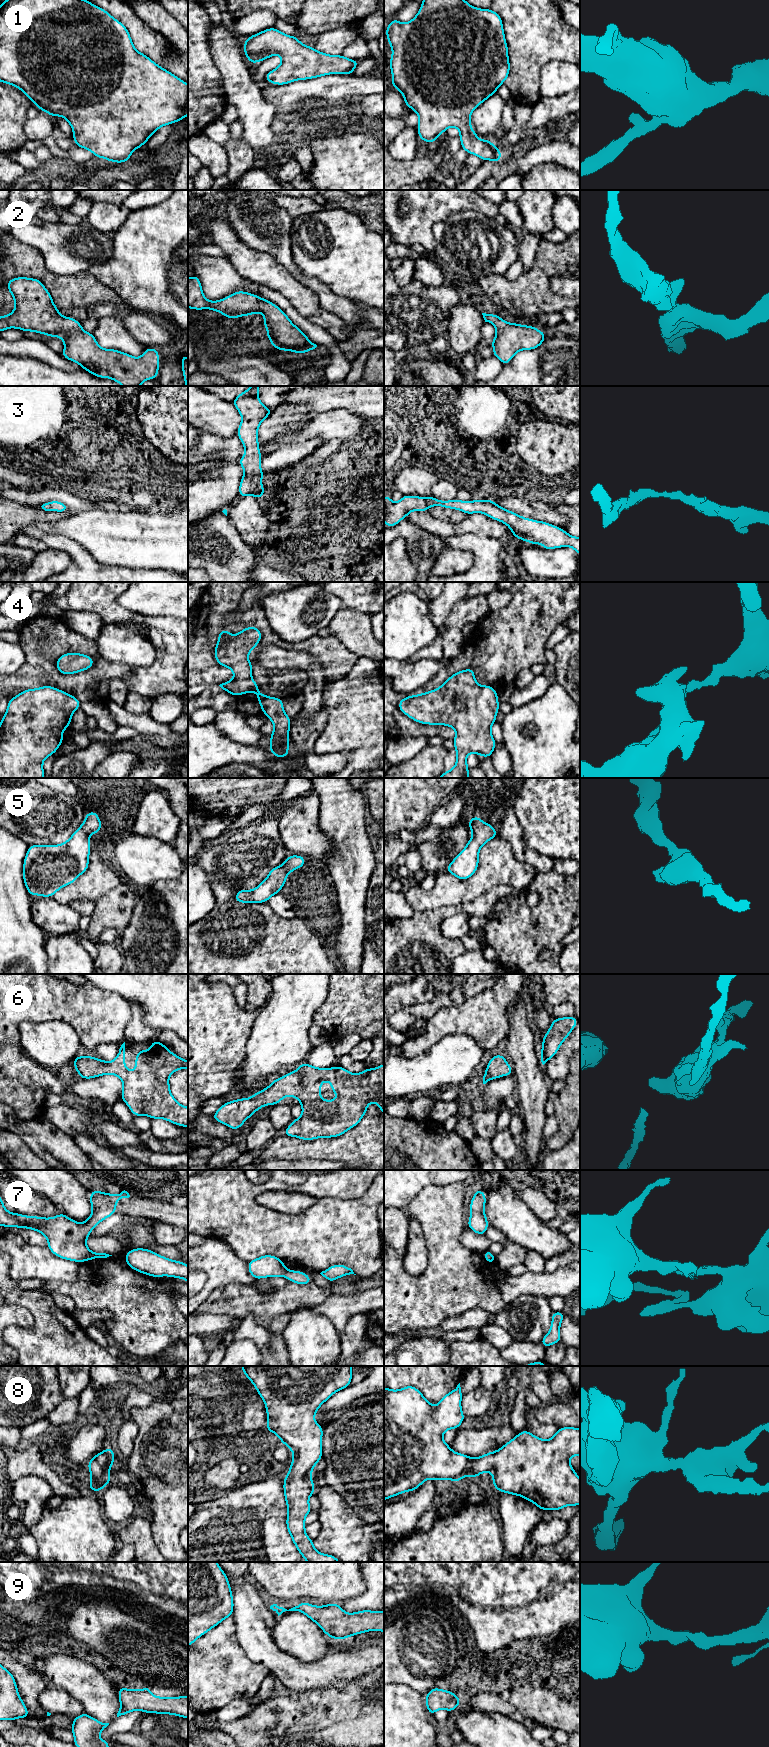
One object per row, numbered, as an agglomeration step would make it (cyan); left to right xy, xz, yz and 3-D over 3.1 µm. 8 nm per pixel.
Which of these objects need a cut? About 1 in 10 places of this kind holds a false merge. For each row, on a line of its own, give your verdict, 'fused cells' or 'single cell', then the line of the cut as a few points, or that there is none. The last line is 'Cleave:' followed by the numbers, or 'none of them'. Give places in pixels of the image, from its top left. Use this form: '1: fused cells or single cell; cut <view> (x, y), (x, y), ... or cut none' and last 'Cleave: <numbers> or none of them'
1: single cell; cut none
2: single cell; cut none
3: single cell; cut none
4: single cell; cut none
5: single cell; cut none
6: single cell; cut none
7: fused cells; cut xy (90, 1251), (85, 1259)
8: single cell; cut none
9: single cell; cut none
Cleave: 7

